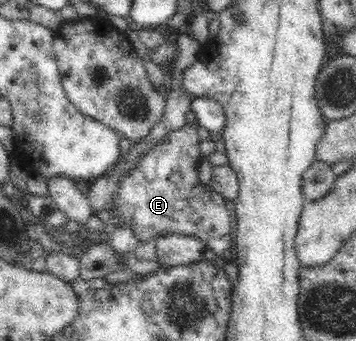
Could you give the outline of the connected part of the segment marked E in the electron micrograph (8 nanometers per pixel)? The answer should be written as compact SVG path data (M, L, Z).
M187 121L182 127L173 132L169 132L163 142L151 146L143 158L139 158L133 170L129 170L124 175L121 183L121 190L117 192L117 204L119 208L115 210L123 220L127 220L133 228L133 233L141 242L157 236L159 232L193 234L193 237L199 238L201 242L213 250L219 258L230 260L233 255L231 250L231 214L227 211L225 199L218 192L212 192L198 178L198 167L203 160L200 149L198 123Z

